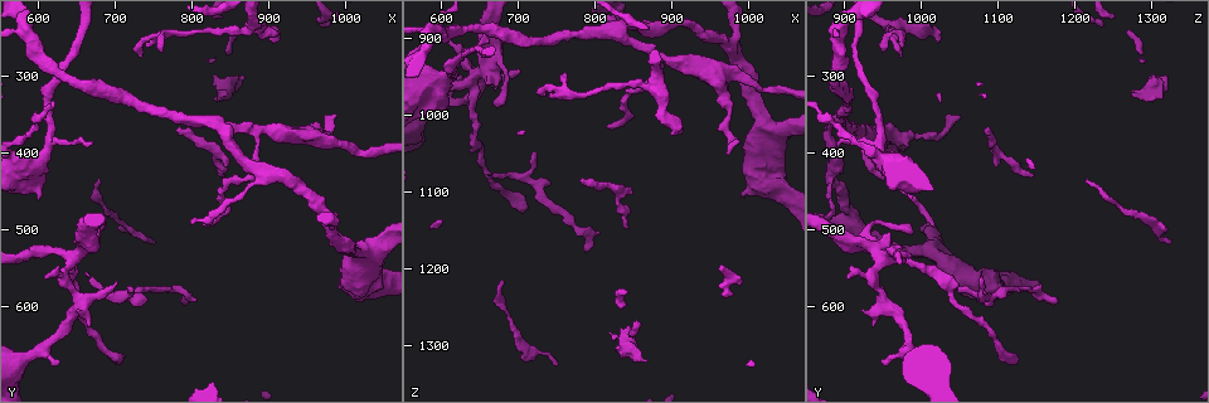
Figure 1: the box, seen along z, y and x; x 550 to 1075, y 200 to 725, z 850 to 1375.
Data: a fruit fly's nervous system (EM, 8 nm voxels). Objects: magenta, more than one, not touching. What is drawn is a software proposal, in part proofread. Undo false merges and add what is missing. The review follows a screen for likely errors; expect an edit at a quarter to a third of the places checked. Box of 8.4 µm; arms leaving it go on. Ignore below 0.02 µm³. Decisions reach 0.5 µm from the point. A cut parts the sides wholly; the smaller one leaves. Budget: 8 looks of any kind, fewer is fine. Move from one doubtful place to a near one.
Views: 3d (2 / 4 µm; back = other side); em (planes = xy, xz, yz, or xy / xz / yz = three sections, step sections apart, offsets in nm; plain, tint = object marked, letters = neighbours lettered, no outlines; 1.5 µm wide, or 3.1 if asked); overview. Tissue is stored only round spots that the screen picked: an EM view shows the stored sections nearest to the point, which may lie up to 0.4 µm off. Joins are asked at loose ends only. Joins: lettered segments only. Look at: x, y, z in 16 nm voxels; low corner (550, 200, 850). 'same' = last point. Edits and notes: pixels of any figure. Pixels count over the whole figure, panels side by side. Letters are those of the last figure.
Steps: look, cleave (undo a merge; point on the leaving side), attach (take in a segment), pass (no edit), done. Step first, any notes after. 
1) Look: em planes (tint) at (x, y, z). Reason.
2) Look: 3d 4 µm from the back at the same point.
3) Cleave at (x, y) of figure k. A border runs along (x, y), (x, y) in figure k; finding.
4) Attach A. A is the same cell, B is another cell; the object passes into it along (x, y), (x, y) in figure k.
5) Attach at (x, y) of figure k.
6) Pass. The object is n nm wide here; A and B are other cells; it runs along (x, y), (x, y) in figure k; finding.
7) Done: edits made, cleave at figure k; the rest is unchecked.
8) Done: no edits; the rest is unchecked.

Look: em planes (tint) at (670, 390, 890). Branch stops here.

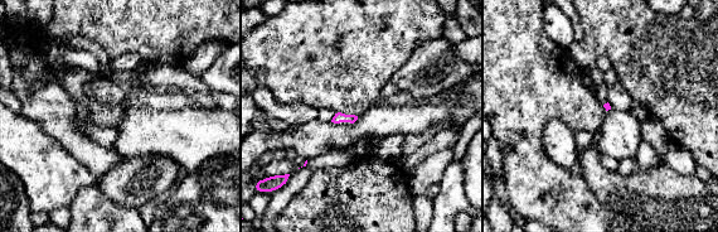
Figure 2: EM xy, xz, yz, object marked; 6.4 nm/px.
Look: em planes (letters) at the same point. See the neighbours.

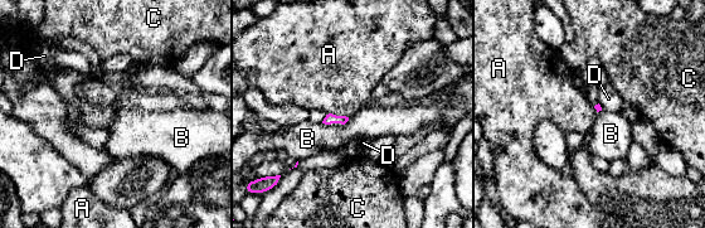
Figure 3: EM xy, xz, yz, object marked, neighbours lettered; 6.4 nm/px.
Pass. A, B, C and D are other cells; none of them fits.

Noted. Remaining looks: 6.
Look: em xz step 4 (letters) at (595, 460, 985). Branch stops here.

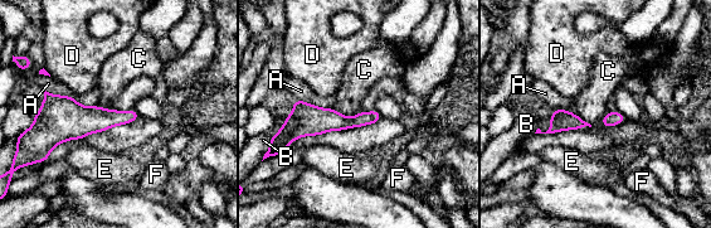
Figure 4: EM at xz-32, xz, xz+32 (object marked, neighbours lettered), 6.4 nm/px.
Look: em planes (letters) at the same point. Another direction.

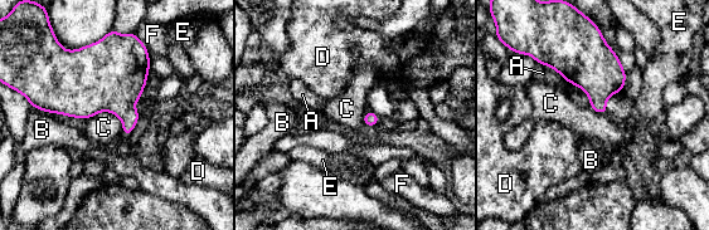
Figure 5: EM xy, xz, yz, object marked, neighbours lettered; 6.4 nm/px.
Pass. A, B, C, D, E and F are other cells; a border runs along (86, 120), (110, 111), (124, 133) in figure 5; none of them fits.

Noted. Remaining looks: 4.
Look: 3d 2 µm at (975, 355, 1050). Free end.

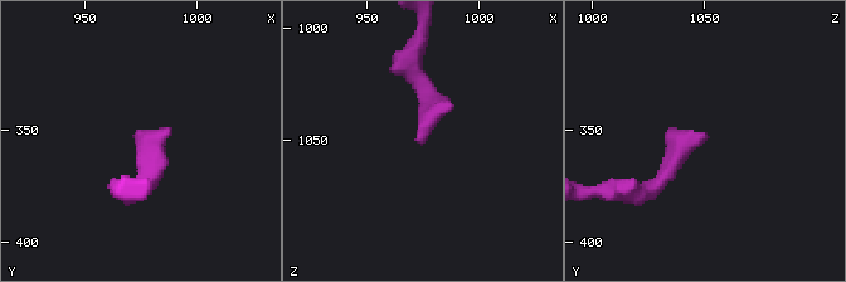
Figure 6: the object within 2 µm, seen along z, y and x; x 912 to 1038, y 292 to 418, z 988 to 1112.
Look: em yz step 8 (letters) at (975, 353, 1051).

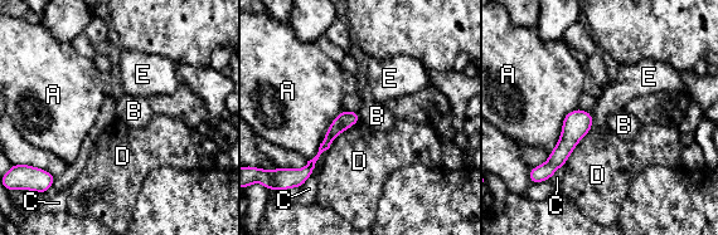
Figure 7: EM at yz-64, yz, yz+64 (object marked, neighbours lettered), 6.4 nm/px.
Look: em xz step 8 (letters) at the same point.

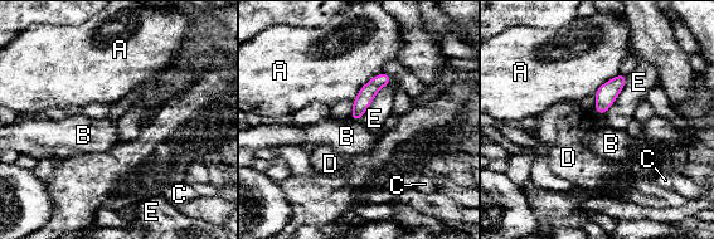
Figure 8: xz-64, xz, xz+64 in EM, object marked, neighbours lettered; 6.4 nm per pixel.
Pass. The longest contact is with E, 360 nm; A, B, C, D and E are other cells; none of them fits.

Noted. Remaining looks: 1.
Done: no edits; the rest is unchecked.

